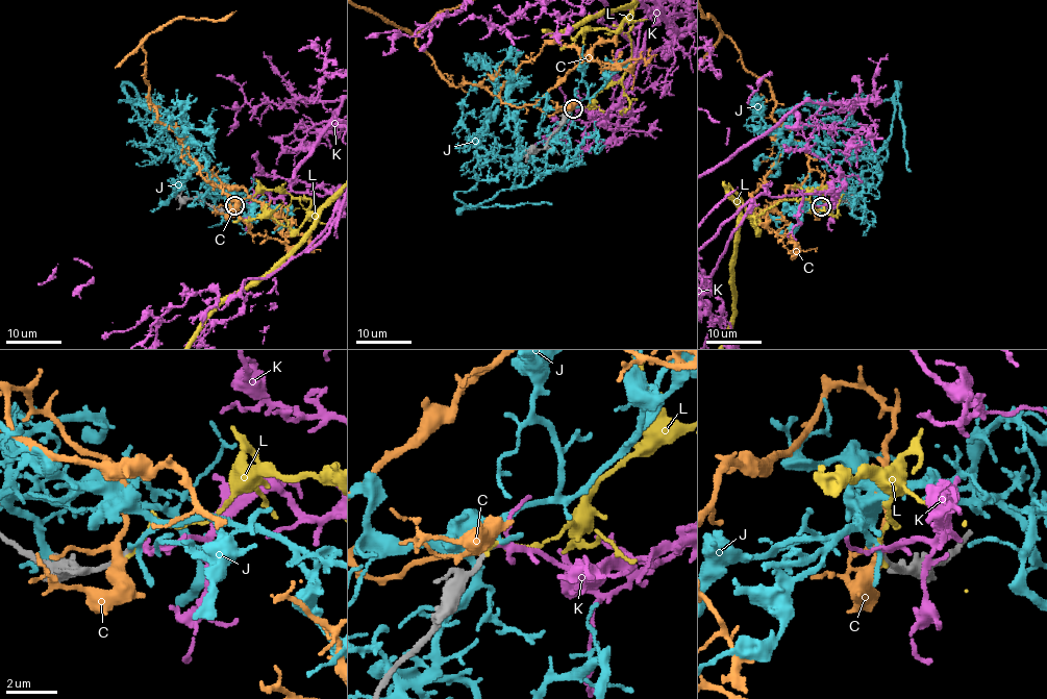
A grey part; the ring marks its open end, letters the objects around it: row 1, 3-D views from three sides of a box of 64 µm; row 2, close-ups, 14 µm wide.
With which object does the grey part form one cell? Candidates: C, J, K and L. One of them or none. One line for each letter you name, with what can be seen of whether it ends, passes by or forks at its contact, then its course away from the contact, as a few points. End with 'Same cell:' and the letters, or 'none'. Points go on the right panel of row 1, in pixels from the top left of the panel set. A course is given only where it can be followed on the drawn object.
K: it forks
Same cell: K

